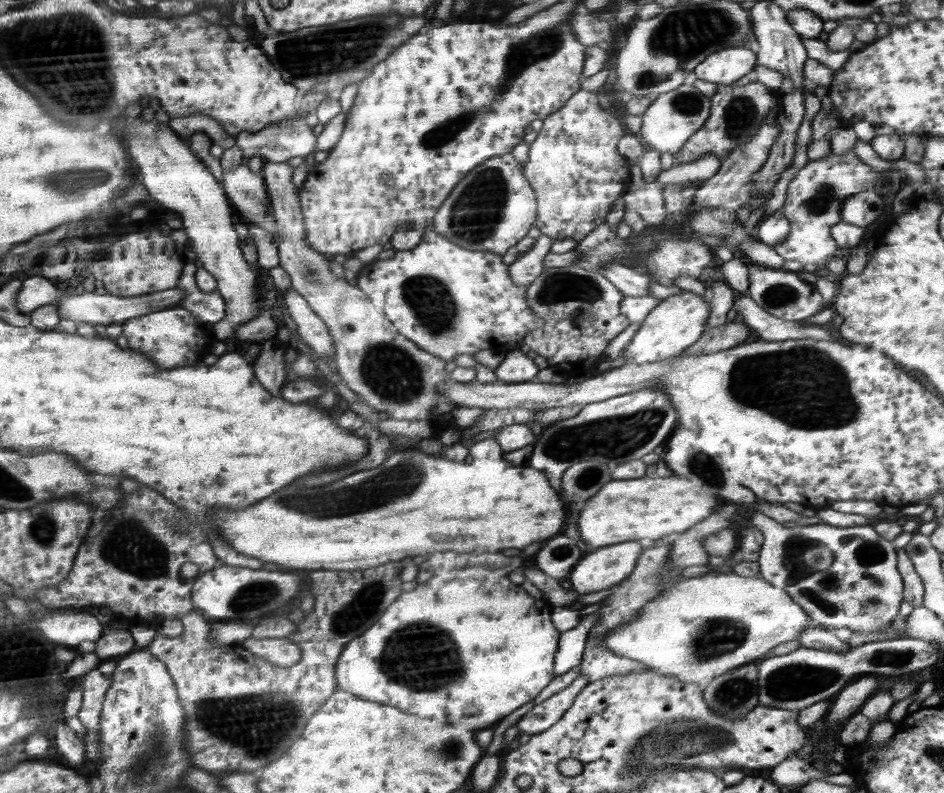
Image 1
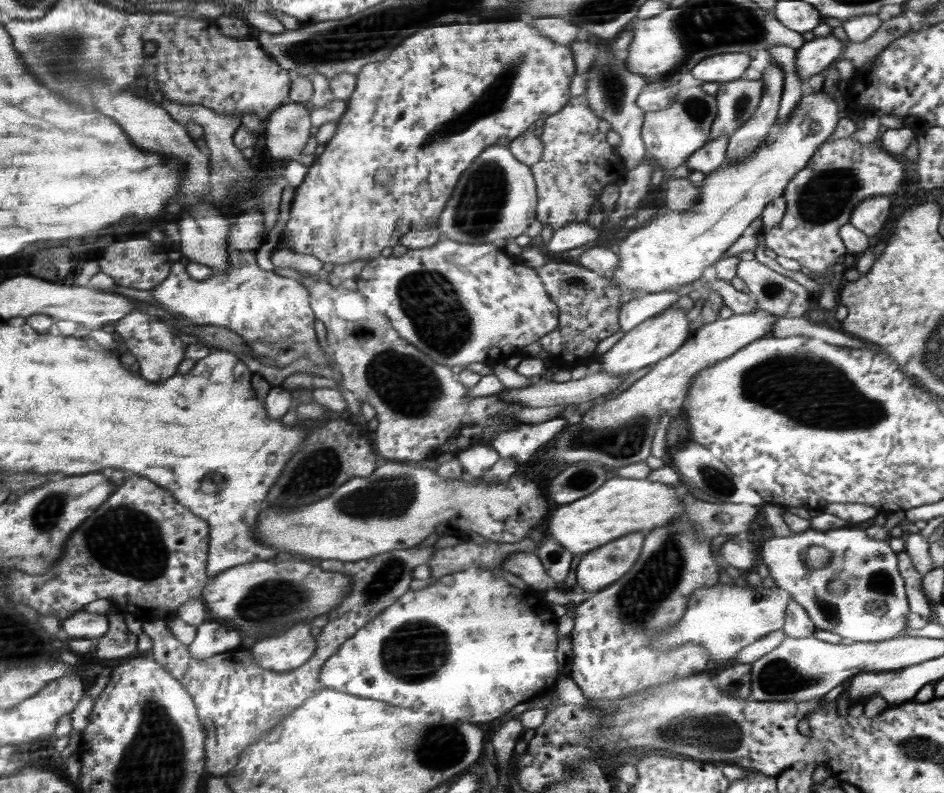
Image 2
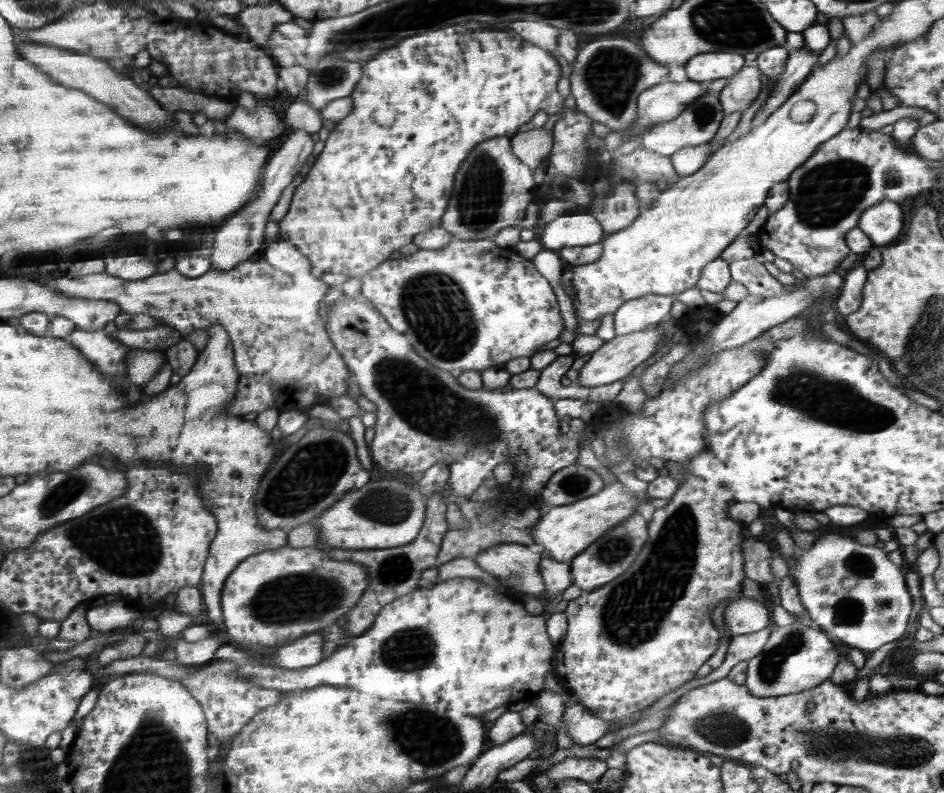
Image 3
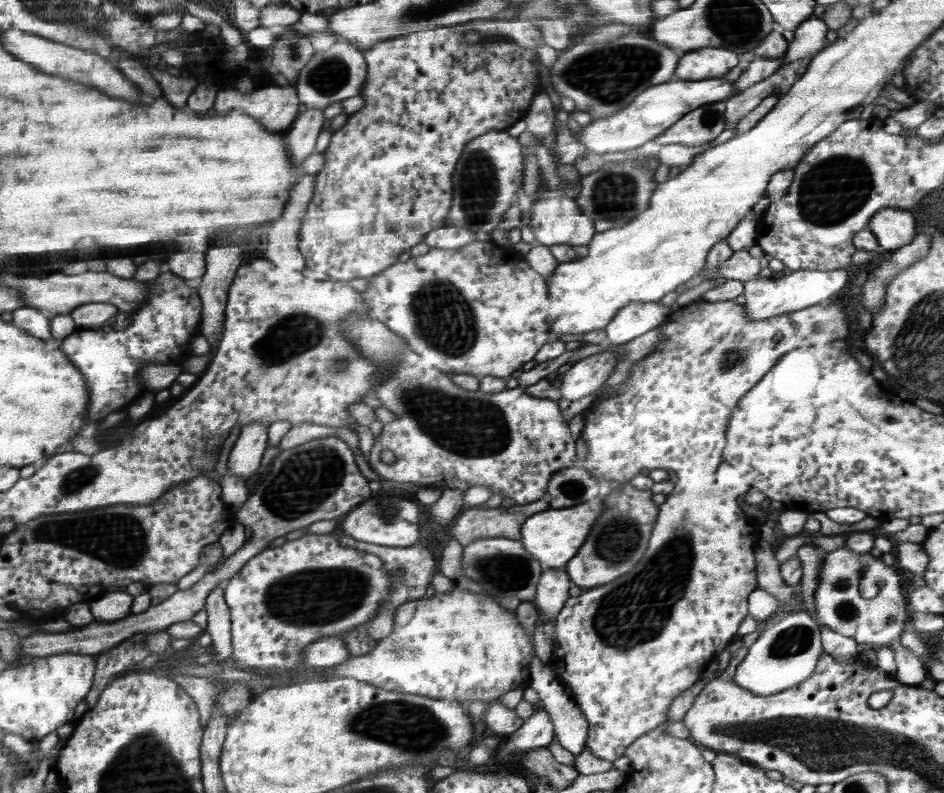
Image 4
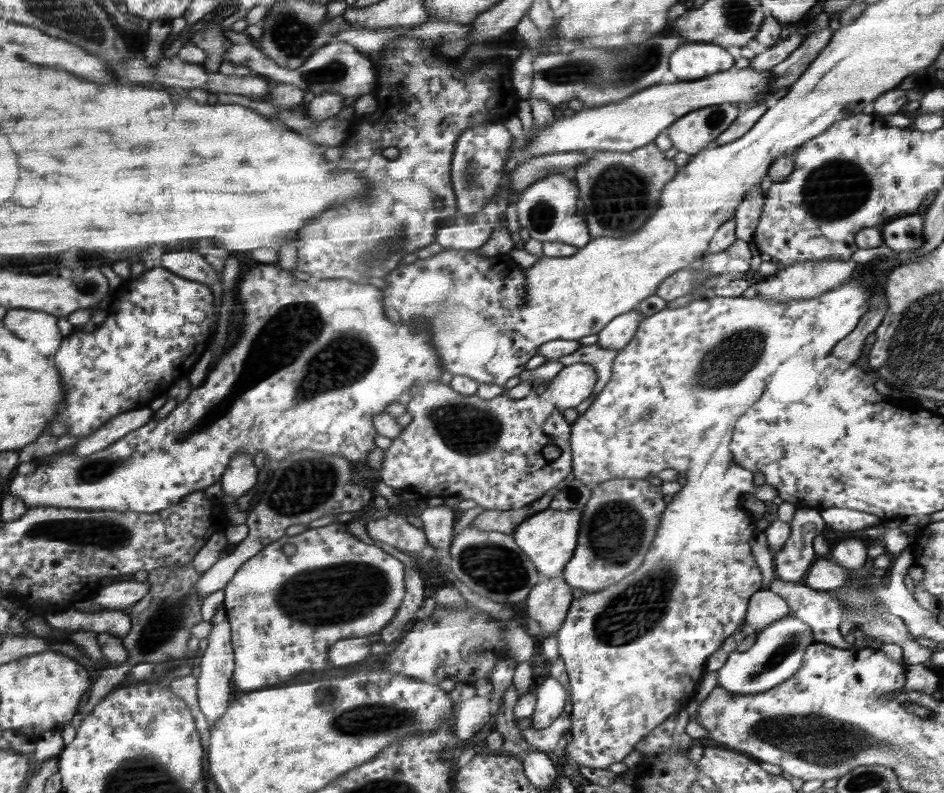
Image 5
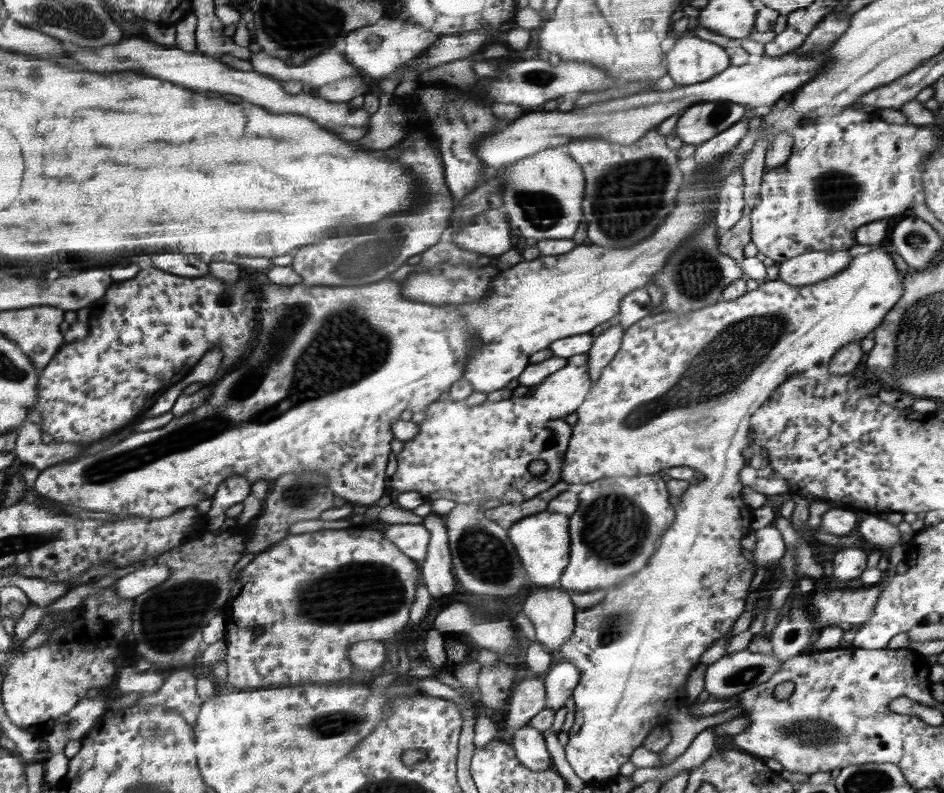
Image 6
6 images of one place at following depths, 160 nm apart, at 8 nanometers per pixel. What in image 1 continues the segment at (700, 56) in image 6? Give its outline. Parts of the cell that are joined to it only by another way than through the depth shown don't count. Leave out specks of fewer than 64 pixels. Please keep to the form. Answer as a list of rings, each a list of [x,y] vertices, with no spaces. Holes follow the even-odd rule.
[[[730,47],[708,55],[693,70],[697,78],[714,82],[718,85],[730,85],[738,78],[746,76],[754,64],[757,54],[744,47]]]

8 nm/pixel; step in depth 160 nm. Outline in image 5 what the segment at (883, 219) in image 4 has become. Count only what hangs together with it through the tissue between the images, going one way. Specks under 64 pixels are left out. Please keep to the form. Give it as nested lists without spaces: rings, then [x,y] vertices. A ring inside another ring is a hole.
[[[916,212],[914,216],[902,214],[890,218],[878,226],[880,226],[882,239],[886,246],[900,253],[901,251],[916,251],[925,243],[924,221],[924,216]]]

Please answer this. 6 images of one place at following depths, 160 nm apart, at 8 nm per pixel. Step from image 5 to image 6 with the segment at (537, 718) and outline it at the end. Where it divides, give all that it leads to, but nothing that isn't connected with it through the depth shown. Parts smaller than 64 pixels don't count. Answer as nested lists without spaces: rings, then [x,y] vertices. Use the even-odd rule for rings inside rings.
[[[555,660],[546,672],[546,707],[550,710],[560,710],[566,700],[572,696],[574,688],[580,680],[579,667],[567,660]]]

